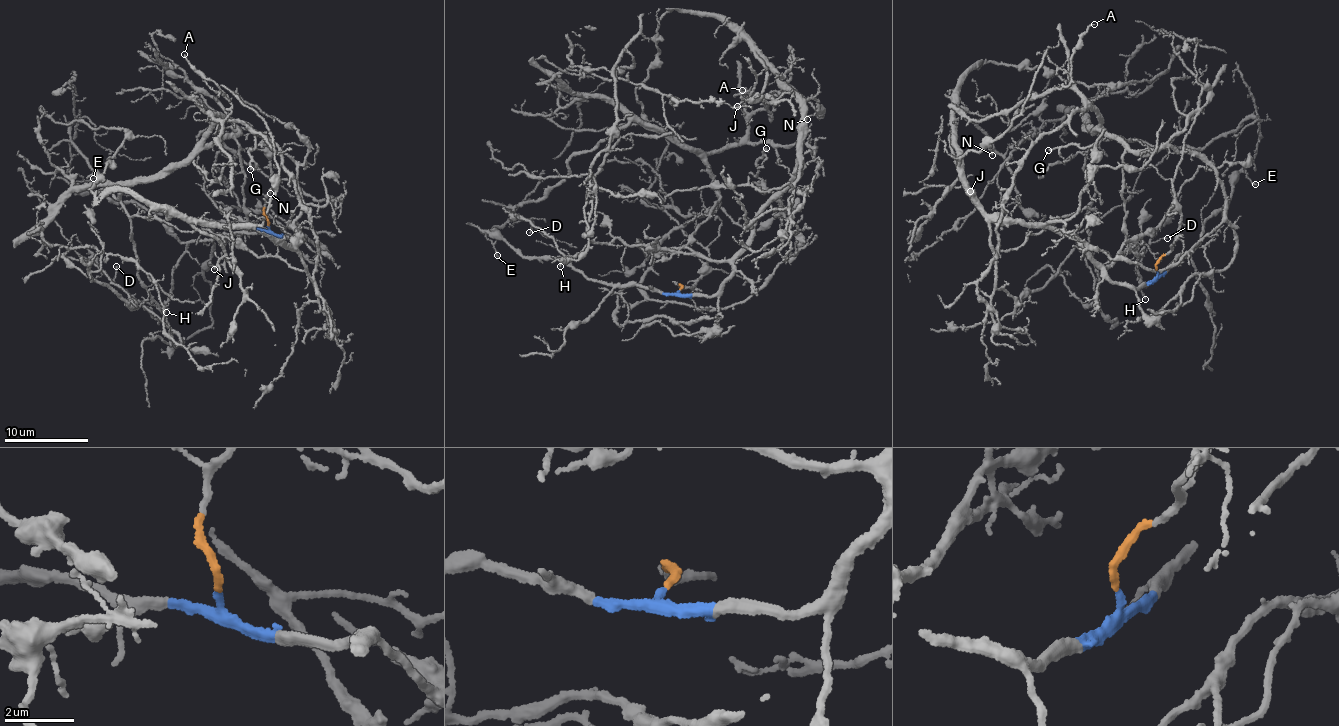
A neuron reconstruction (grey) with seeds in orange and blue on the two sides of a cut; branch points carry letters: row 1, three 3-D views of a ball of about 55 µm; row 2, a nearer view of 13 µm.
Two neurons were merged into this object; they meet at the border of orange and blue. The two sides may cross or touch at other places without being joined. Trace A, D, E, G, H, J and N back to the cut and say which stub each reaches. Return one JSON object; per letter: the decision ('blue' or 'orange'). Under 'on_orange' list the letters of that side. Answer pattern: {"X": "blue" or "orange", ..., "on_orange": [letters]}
{"A": "orange", "D": "blue", "E": "blue", "G": "blue", "H": "blue", "J": "blue", "N": "blue", "on_orange": ["A"]}

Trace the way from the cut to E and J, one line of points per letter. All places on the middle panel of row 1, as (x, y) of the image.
E: (680, 291), (673, 295), (582, 276), (566, 261), (519, 255), (498, 235), (487, 233), (498, 256)
J: (680, 291), (718, 291), (760, 209), (795, 172), (805, 128), (761, 57), (762, 93), (737, 107)

